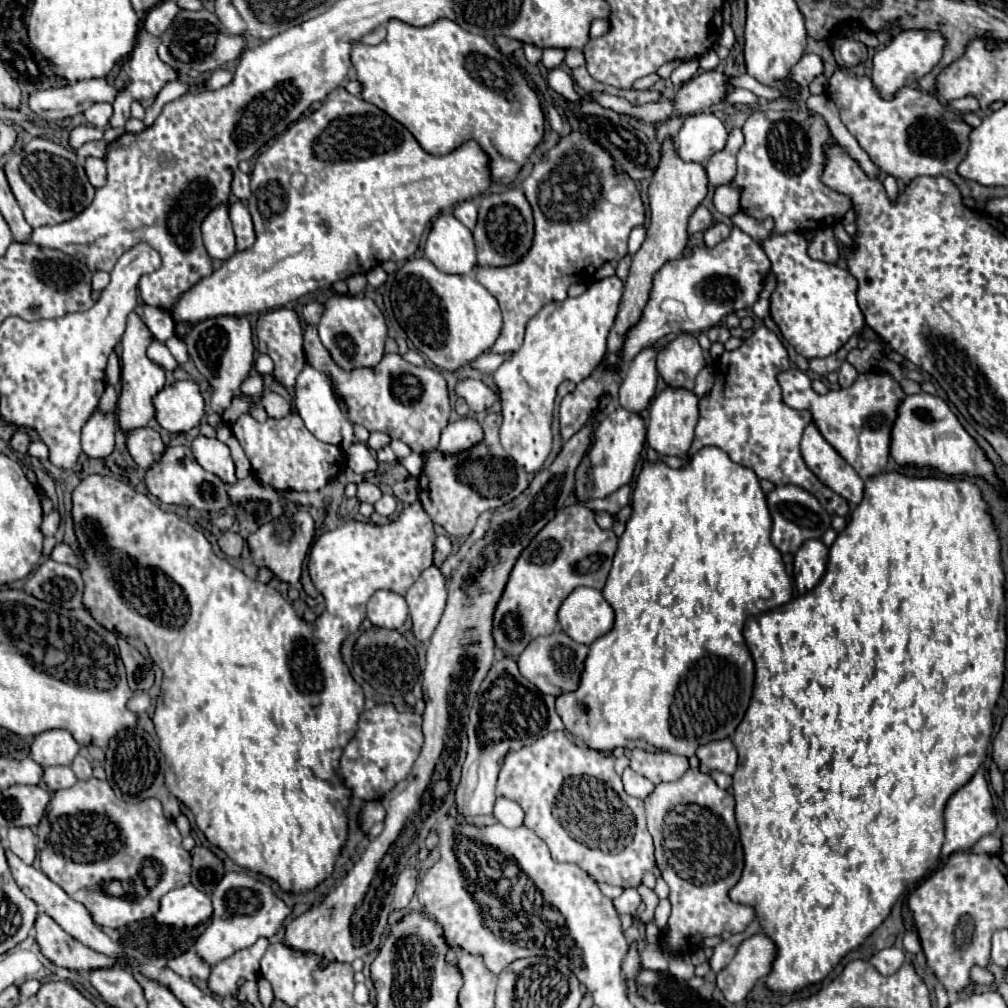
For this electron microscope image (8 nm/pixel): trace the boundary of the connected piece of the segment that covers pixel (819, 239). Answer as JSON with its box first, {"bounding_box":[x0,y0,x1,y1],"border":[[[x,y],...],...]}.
{"bounding_box":[809,227,839,263],"border":[[[831,227],[817,231],[809,245],[809,257],[825,263],[835,263],[839,259],[839,245]]]}

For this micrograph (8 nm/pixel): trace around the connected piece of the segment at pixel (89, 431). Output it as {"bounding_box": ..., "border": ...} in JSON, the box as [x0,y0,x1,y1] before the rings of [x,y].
{"bounding_box":[81,407,115,457],"border":[[[99,407],[93,411],[81,433],[81,445],[89,457],[107,457],[113,451],[115,413],[103,413]]]}

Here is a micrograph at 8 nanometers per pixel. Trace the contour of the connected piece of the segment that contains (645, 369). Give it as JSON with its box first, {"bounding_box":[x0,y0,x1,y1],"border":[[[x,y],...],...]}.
{"bounding_box":[619,347,657,413],"border":[[[647,347],[631,363],[619,387],[619,405],[631,413],[641,413],[649,407],[657,387],[657,349]]]}

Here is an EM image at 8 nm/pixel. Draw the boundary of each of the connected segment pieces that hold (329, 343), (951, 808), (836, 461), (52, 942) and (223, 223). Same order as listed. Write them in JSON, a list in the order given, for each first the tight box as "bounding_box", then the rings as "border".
[{"bounding_box":[317,295,387,367],"border":[[[333,295],[325,303],[325,311],[317,325],[321,343],[329,349],[341,367],[375,367],[383,357],[387,325],[383,313],[369,297]]]},{"bounding_box":[943,771,997,855],"border":[[[977,771],[973,779],[961,787],[945,807],[945,841],[943,841],[943,855],[951,855],[955,851],[969,851],[973,845],[985,837],[997,831],[997,817],[993,809],[993,799],[985,781],[983,771]]]},{"bounding_box":[801,421,865,505],"border":[[[811,421],[805,427],[801,439],[801,455],[807,467],[833,491],[845,497],[851,505],[861,503],[865,483],[857,471],[841,459],[841,455],[825,441],[815,423]]]},{"bounding_box":[35,913,123,973],"border":[[[39,913],[35,923],[35,941],[41,947],[41,953],[55,963],[57,967],[65,967],[77,973],[91,973],[103,967],[119,967],[123,959],[107,957],[103,953],[93,951],[81,941],[73,939],[65,933],[49,915]]]},{"bounding_box":[203,205,237,259],"border":[[[227,205],[215,207],[207,219],[203,221],[203,243],[211,259],[229,259],[237,249],[235,249],[235,235],[233,227],[229,223],[229,213]]]}]

